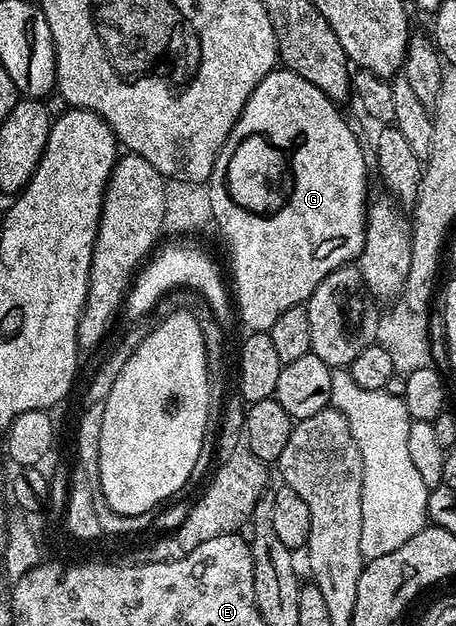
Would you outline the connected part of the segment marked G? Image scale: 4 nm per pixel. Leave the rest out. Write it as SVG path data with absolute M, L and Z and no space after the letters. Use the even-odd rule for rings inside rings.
M276 67L252 91L248 103L244 103L244 111L240 111L240 119L232 127L228 139L220 147L216 163L212 167L212 175L208 182L208 188L212 201L213 224L222 232L226 245L230 248L230 269L234 272L234 285L232 283L232 297L236 302L236 317L242 321L250 331L269 331L272 323L288 311L288 307L301 305L310 298L312 291L320 287L320 283L332 271L336 271L341 265L349 265L357 262L362 254L364 239L366 238L366 210L368 208L368 196L366 197L366 157L350 130L350 125L338 114L339 106L327 99L324 91L320 91L308 79L300 79L291 69Z

